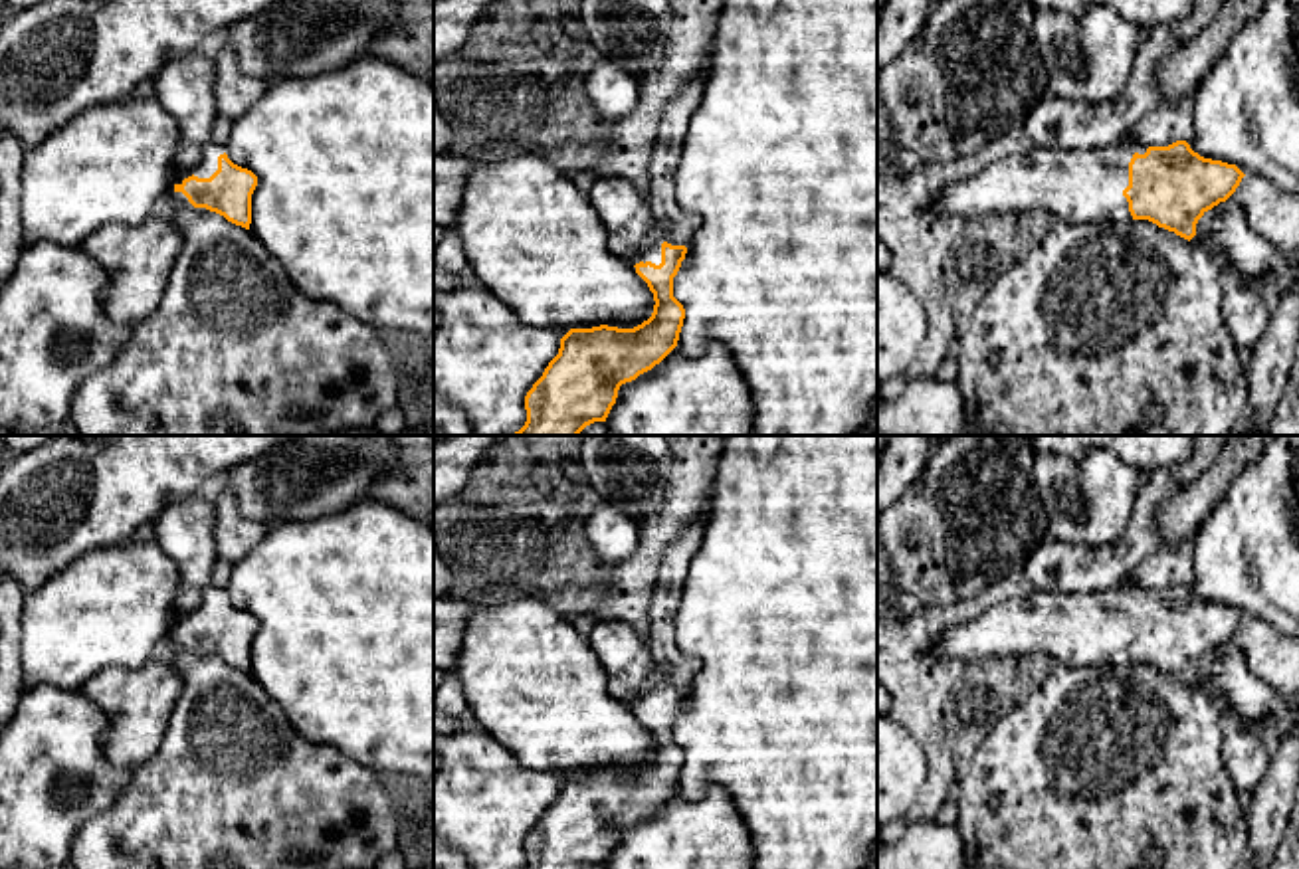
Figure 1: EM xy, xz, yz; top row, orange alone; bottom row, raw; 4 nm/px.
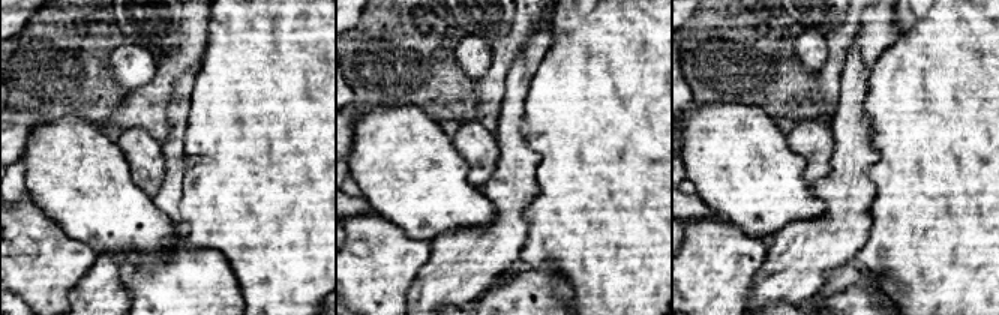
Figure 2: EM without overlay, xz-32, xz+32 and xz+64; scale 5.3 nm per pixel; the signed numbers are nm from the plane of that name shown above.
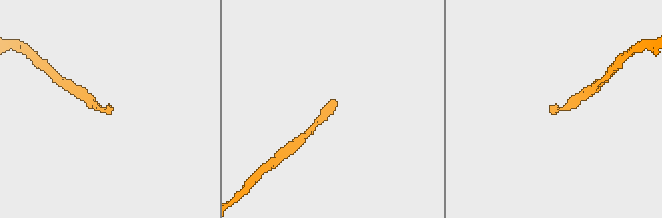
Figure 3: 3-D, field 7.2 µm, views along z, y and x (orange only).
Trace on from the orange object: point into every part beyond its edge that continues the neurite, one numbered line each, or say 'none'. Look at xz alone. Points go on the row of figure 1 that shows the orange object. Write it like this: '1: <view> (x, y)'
1: xz (670, 222)

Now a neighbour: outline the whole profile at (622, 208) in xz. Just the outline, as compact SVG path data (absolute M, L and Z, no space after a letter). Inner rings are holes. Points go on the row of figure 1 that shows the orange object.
M602 176L590 188L588 202L608 230L610 251L640 263L650 230L648 196L622 176Z

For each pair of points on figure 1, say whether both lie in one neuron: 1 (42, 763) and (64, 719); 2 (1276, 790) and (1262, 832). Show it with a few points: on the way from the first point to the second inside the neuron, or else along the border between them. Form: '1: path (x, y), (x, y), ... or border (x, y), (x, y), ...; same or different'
1: path (46, 753), (62, 729); same
2: path (1276, 800), (1268, 822); same

